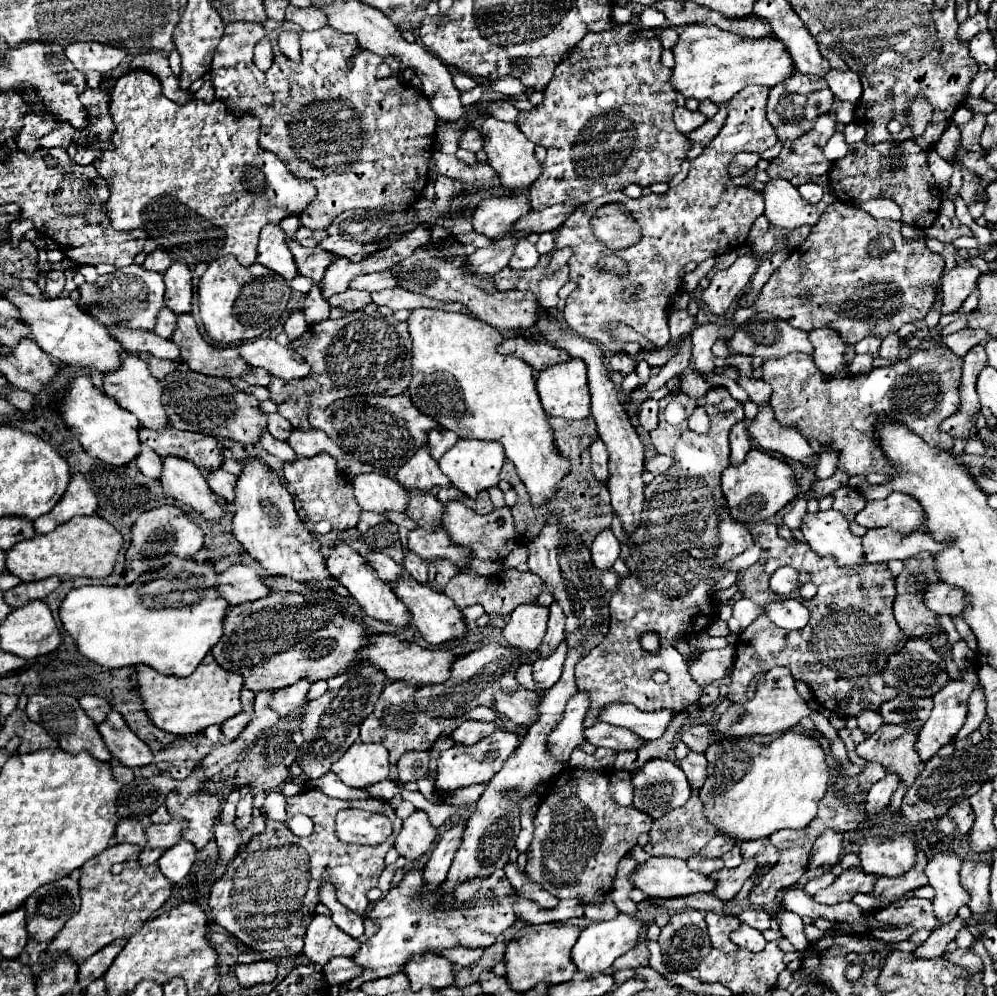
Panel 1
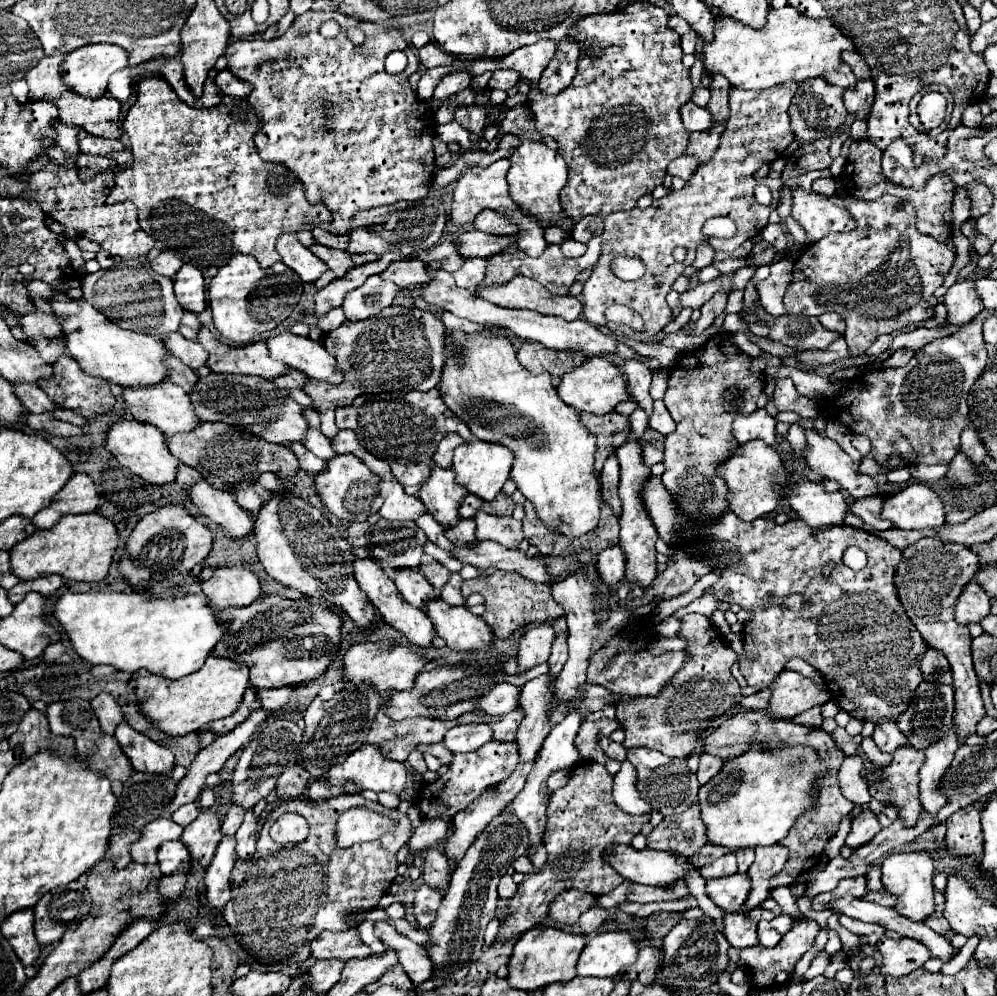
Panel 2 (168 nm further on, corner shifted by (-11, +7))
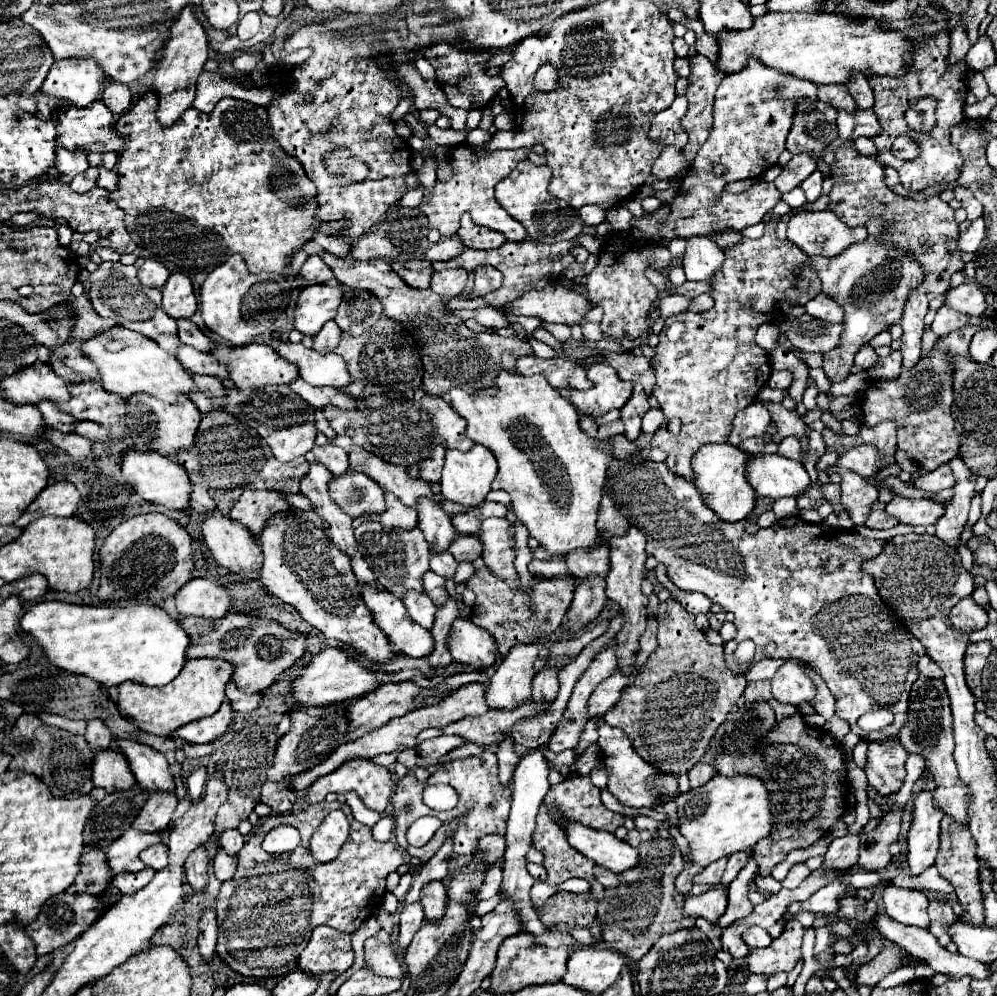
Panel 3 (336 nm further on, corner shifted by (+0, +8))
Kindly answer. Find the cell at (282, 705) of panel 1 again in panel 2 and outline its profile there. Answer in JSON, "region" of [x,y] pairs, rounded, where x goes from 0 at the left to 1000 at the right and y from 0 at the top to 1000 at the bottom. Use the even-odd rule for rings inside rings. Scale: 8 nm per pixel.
{"region":[[[288,689],[288,691],[276,691],[276,693],[256,691],[256,697],[258,697],[264,713],[280,713],[290,703],[294,693],[296,691],[292,691],[292,689]]]}

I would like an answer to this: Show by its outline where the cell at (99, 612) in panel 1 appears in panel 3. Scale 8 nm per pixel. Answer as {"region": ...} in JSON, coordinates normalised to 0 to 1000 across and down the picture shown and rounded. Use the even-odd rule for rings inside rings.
{"region":[[[42,603],[24,615],[20,630],[40,644],[46,660],[56,670],[68,676],[88,678],[90,682],[96,682],[106,690],[120,688],[124,684],[138,684],[150,690],[162,690],[183,674],[187,666],[187,652],[191,648],[189,636],[181,630],[179,621],[171,619],[162,609],[144,609],[144,605],[120,609],[114,605],[72,607],[64,603]]]}

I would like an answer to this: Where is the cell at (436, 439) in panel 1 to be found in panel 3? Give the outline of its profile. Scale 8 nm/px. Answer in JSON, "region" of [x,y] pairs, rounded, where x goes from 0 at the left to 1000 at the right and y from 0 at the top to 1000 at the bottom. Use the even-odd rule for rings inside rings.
{"region":[[[445,447],[435,449],[433,457],[419,467],[421,469],[421,481],[425,481],[429,485],[437,485],[441,481],[443,467],[445,467],[445,455],[447,455],[447,449]]]}

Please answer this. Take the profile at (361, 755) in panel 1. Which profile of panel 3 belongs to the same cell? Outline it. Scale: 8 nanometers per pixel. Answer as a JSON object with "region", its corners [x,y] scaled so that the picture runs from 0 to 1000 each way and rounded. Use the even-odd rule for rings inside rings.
{"region":[[[349,762],[345,764],[345,768],[341,768],[337,774],[317,782],[311,792],[309,792],[309,798],[307,798],[307,806],[319,806],[319,804],[325,804],[325,800],[329,796],[349,796],[349,794],[357,794],[361,798],[361,802],[365,804],[367,810],[375,812],[375,814],[387,814],[389,806],[391,806],[391,800],[393,800],[393,792],[395,792],[395,786],[393,786],[393,778],[387,770],[383,768],[377,768],[375,764],[371,762]]]}

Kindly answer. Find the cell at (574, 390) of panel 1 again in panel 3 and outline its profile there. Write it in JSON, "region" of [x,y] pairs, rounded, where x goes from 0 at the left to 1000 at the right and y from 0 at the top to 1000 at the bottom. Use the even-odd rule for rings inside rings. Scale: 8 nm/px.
{"region":[[[596,364],[590,370],[590,381],[594,383],[592,391],[572,391],[572,405],[580,411],[580,415],[584,417],[594,417],[594,419],[604,419],[608,417],[612,411],[624,411],[624,407],[630,403],[630,399],[634,397],[634,385],[626,383],[620,379],[620,374],[610,366],[610,364]]]}

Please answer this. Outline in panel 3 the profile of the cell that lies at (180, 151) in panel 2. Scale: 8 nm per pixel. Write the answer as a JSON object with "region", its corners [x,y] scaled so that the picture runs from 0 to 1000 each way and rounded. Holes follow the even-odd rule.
{"region":[[[148,91],[146,95],[142,95],[136,101],[136,105],[132,105],[124,115],[120,115],[120,119],[116,123],[116,132],[120,136],[124,136],[124,152],[120,154],[120,160],[118,160],[118,192],[112,192],[110,200],[116,202],[120,210],[124,210],[126,230],[128,230],[130,238],[138,244],[138,248],[150,252],[156,260],[160,260],[164,264],[171,262],[171,264],[179,266],[181,270],[185,270],[189,274],[199,274],[199,272],[209,274],[217,266],[225,264],[235,254],[241,254],[245,258],[247,268],[249,268],[251,274],[261,274],[261,272],[283,274],[283,270],[289,266],[289,258],[299,248],[303,248],[307,242],[311,242],[317,232],[325,233],[328,236],[337,236],[343,230],[348,230],[351,227],[350,222],[317,222],[317,206],[309,206],[317,196],[317,188],[307,178],[303,166],[297,164],[295,158],[285,156],[281,152],[281,148],[271,140],[267,123],[269,123],[269,115],[267,115],[265,107],[245,103],[241,99],[221,99],[221,103],[217,103],[213,113],[203,113],[203,111],[197,111],[195,107],[191,107],[183,113],[183,117],[177,123],[173,123],[171,128],[162,128],[156,119],[156,93],[154,91]]]}

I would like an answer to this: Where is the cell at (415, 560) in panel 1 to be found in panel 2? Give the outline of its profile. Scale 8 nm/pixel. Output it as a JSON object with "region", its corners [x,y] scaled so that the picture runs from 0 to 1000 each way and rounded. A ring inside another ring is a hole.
{"region":[[[426,564],[422,566],[422,574],[426,576],[426,580],[430,582],[430,586],[434,586],[436,590],[444,590],[452,578],[452,574],[442,568],[440,564]]]}

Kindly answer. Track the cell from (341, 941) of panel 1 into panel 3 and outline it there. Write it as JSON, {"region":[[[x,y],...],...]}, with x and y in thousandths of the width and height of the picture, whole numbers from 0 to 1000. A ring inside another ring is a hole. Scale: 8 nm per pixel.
{"region":[[[321,929],[313,935],[307,953],[301,957],[299,973],[311,979],[323,979],[327,975],[345,977],[353,965],[355,957],[351,951],[351,939]]]}

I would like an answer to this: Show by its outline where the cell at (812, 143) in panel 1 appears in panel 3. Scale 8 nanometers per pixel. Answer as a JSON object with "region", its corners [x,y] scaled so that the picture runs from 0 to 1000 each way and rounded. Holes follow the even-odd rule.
{"region":[[[802,154],[796,156],[788,168],[784,168],[784,174],[778,178],[776,186],[780,188],[780,192],[788,194],[792,190],[796,190],[798,186],[802,186],[810,176],[814,176],[814,172],[818,172],[818,162],[814,156],[810,154]]]}

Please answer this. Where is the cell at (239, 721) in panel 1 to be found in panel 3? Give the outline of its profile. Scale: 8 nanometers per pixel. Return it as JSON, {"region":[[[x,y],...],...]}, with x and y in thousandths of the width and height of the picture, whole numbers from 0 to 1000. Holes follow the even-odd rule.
{"region":[[[225,704],[215,718],[195,724],[191,728],[185,728],[177,736],[173,736],[171,740],[175,740],[175,742],[181,740],[189,746],[211,746],[229,734],[231,724],[233,724],[233,710],[229,704]]]}

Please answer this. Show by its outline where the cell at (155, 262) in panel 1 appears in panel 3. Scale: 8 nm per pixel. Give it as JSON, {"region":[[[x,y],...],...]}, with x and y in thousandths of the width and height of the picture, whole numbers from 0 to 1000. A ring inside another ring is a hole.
{"region":[[[146,260],[142,264],[142,268],[138,268],[138,280],[142,286],[162,288],[166,284],[169,276],[171,276],[171,272],[162,264],[156,264],[156,260]]]}

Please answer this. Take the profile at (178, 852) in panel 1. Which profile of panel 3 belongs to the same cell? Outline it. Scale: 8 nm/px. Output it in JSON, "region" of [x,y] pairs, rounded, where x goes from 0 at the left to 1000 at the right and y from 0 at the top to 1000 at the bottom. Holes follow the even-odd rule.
{"region":[[[158,846],[158,848],[152,848],[152,850],[144,852],[142,858],[140,858],[140,862],[148,870],[152,870],[154,874],[164,872],[169,868],[169,850],[166,850],[166,846]]]}

